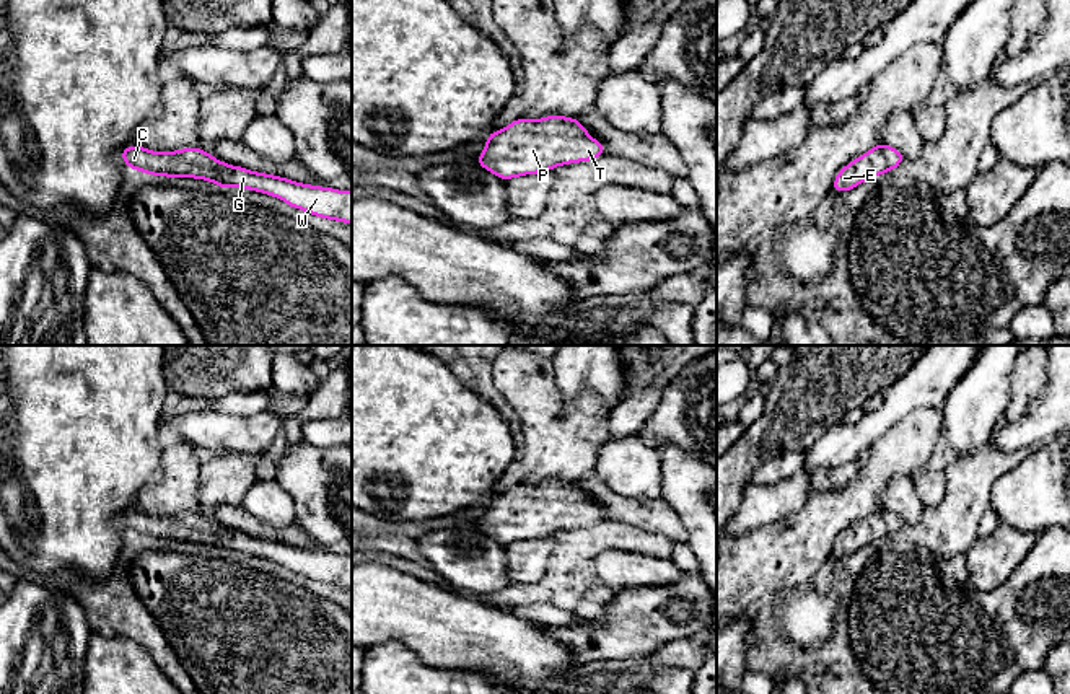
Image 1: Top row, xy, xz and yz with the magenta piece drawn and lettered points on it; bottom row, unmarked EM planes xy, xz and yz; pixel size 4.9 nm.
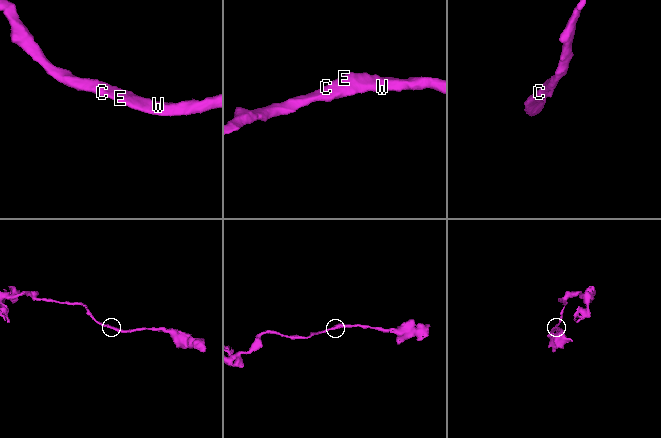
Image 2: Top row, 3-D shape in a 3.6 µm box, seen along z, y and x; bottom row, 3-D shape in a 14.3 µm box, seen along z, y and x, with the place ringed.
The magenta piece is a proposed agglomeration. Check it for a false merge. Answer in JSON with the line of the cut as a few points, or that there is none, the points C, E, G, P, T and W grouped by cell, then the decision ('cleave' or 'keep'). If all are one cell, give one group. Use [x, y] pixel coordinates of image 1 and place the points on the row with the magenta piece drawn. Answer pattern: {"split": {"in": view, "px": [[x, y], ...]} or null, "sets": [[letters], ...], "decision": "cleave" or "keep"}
{"split": null, "sets": [["C", "E", "G", "P", "T", "W"]], "decision": "keep"}

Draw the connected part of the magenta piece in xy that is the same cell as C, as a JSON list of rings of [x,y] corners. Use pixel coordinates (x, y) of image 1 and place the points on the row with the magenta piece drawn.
[[[129,145],[121,152],[121,158],[127,168],[151,176],[204,179],[221,189],[238,186],[277,197],[292,209],[300,209],[319,218],[352,223],[352,191],[327,186],[316,187],[282,176],[226,165],[202,148],[151,152],[142,145]]]

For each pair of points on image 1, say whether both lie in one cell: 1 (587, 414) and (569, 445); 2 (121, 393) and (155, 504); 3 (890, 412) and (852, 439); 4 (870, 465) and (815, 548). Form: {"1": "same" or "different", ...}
{"1": "same", "2": "different", "3": "same", "4": "same"}

